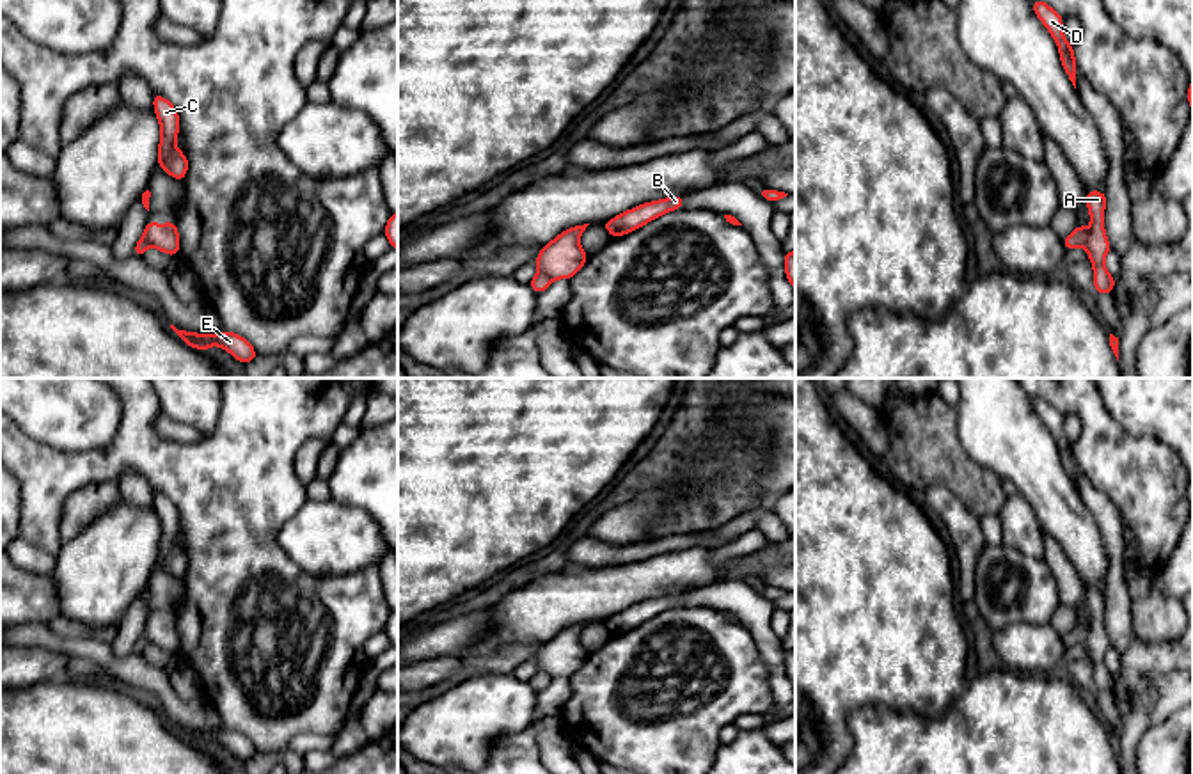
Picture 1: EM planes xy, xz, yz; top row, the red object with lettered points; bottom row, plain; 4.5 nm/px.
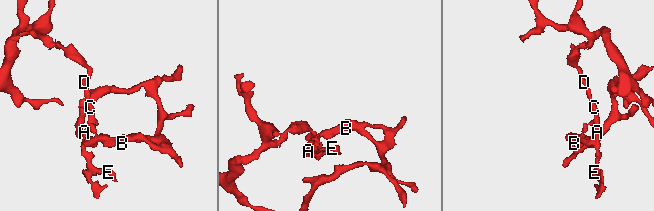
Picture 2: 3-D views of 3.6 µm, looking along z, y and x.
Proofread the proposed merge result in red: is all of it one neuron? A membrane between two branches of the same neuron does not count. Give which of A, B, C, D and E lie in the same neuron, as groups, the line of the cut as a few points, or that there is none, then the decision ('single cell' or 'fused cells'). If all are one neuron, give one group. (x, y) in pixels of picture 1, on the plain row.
groups A C D E / B; cut yz (1090, 627), (1083, 643); fused cells

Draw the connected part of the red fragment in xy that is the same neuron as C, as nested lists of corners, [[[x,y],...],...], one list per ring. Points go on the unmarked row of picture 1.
[[[153,490],[154,511],[162,525],[158,543],[158,565],[174,577],[183,579],[188,570],[188,556],[176,545],[179,511],[170,499]]]

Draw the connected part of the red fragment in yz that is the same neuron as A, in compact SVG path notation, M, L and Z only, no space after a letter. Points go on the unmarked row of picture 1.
M1101 588L1086 589L1086 605L1090 609L1092 625L1085 646L1094 664L1094 683L1097 692L1113 691L1115 687L1115 675L1111 675L1104 664L1104 655L1111 648L1104 630L1104 604L1106 591Z

